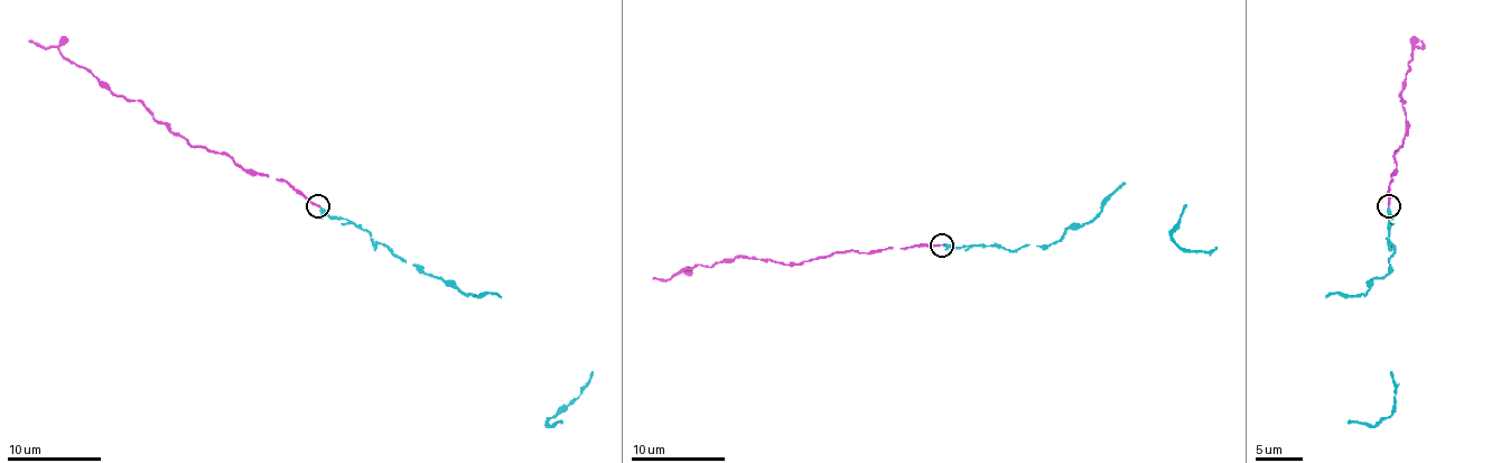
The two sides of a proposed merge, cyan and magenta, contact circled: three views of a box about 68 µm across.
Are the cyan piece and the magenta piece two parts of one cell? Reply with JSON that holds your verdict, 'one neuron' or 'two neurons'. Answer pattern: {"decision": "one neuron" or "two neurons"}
{"decision": "one neuron"}

